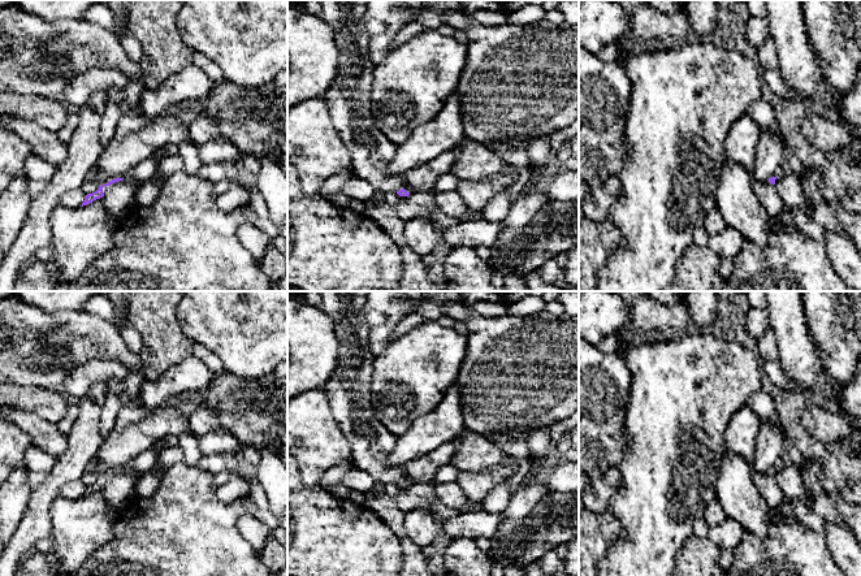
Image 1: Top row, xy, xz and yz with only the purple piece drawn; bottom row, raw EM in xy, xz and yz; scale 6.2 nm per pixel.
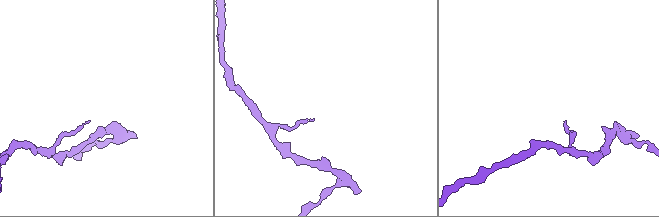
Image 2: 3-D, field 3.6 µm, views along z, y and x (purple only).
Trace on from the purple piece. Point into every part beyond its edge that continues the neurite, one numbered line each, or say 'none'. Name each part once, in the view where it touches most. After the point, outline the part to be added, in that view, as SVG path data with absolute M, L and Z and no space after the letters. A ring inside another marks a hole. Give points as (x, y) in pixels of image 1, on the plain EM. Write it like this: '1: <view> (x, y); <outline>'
none

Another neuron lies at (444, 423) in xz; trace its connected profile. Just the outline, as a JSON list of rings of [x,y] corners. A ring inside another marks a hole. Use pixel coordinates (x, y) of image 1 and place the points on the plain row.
[[[455,382],[437,407],[414,420],[407,430],[397,437],[397,445],[388,455],[386,463],[403,467],[442,443],[454,441],[463,429],[460,395]]]

